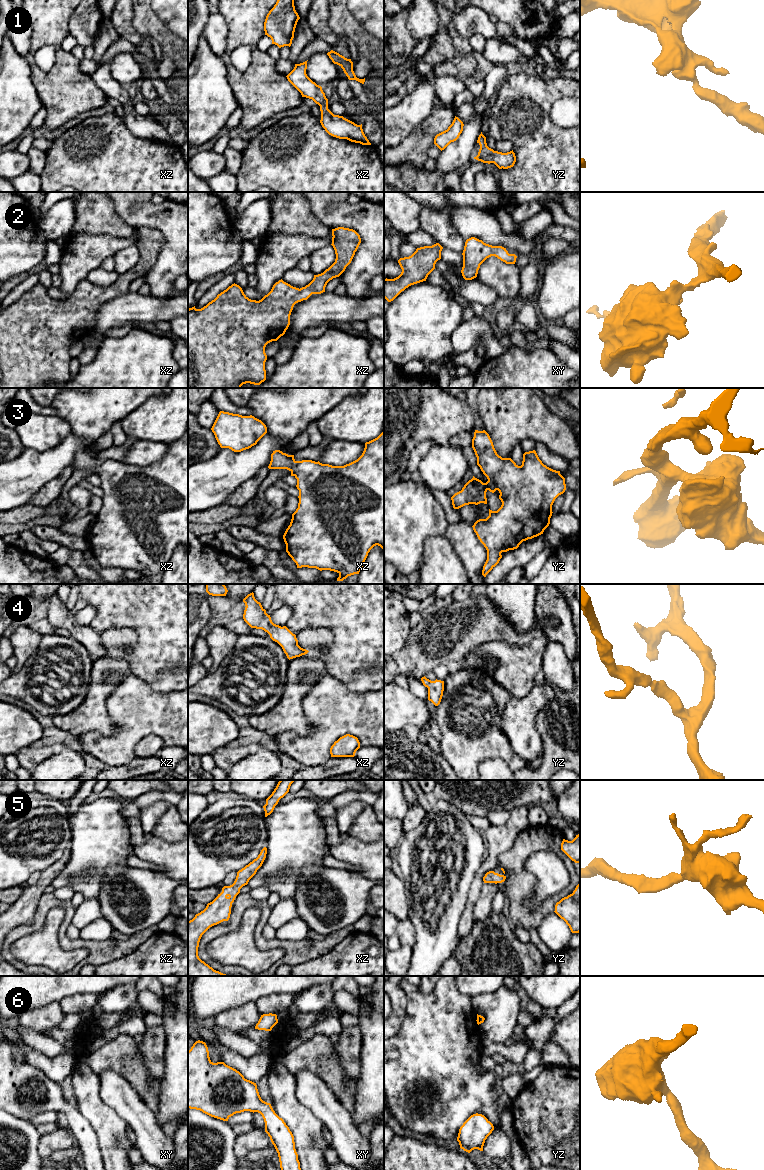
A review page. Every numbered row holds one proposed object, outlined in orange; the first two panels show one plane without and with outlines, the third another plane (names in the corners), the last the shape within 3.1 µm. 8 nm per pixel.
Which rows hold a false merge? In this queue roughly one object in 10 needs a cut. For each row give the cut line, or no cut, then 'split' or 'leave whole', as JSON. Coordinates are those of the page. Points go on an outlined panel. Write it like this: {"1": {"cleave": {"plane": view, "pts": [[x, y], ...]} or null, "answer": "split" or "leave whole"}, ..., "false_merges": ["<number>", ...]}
{"1": {"cleave": null, "answer": "leave whole"}, "2": {"cleave": null, "answer": "leave whole"}, "3": {"cleave": null, "answer": "leave whole"}, "4": {"cleave": null, "answer": "leave whole"}, "5": {"cleave": null, "answer": "leave whole"}, "6": {"cleave": null, "answer": "leave whole"}, "false_merges": []}

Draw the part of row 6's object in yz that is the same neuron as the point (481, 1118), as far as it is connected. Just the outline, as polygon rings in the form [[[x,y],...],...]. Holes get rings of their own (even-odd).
[[[476,1113],[460,1127],[457,1141],[460,1148],[468,1153],[474,1149],[483,1151],[485,1140],[493,1130],[493,1124],[484,1115]]]

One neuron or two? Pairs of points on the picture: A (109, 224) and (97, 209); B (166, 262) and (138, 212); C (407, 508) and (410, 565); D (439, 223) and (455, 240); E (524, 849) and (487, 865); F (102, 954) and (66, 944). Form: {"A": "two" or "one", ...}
{"A": "one", "B": "one", "C": "one", "D": "one", "E": "two", "F": "one"}

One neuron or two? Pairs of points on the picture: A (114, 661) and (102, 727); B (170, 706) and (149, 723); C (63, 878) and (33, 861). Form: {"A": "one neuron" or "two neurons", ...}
{"A": "one neuron", "B": "one neuron", "C": "two neurons"}

